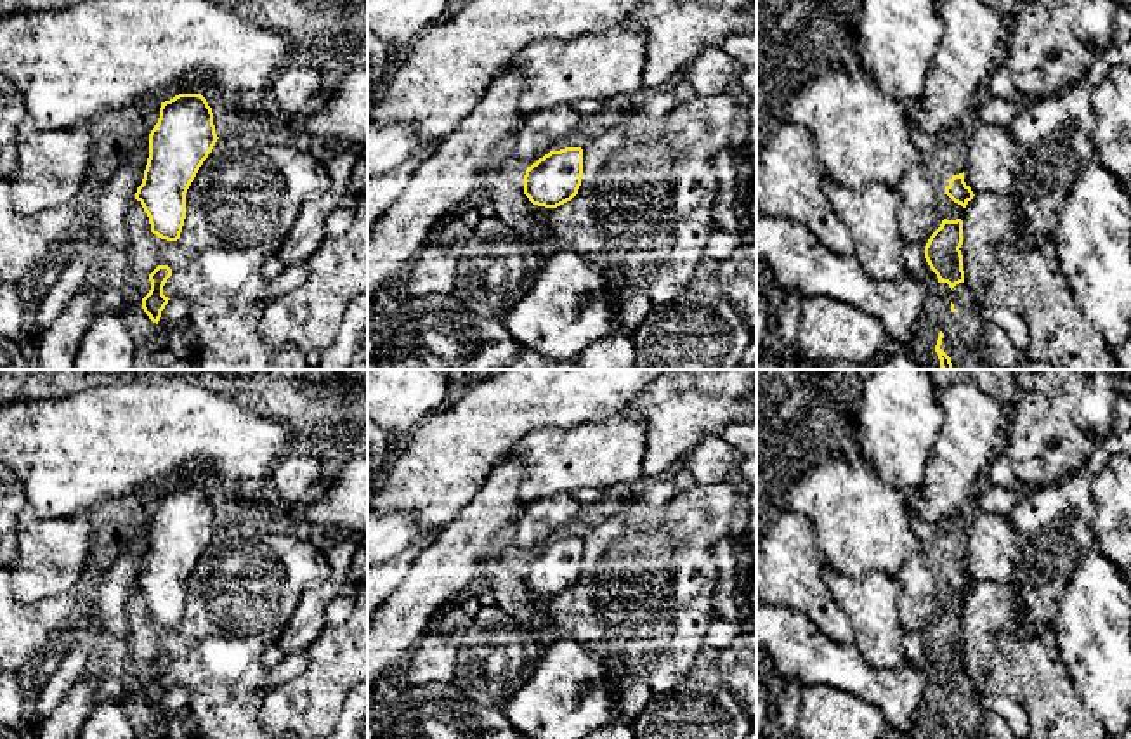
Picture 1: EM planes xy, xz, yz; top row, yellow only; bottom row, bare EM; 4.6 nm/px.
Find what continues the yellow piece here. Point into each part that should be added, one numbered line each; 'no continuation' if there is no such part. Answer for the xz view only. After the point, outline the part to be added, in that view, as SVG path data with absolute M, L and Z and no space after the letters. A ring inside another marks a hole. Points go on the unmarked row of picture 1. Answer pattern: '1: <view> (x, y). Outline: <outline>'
no continuation

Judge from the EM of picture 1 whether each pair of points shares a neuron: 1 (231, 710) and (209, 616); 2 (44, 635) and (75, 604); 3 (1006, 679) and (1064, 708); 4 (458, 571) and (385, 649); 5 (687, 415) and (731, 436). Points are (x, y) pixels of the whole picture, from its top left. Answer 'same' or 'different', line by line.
1: same
2: same
3: same
4: same
5: different

